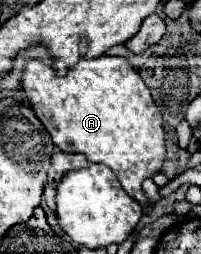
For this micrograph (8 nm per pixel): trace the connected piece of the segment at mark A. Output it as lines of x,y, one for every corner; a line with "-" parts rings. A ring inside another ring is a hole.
99,56
93,60
85,60
69,68
69,72
63,78
55,74
53,66
47,66
39,60
29,60
23,72
23,92
29,98
35,110
35,116
43,122
45,130
53,138
53,144
61,152
79,152
79,154
85,154
89,162
107,164
117,176
117,180
121,182
123,190
133,200
139,200
141,206
147,206
147,208
153,206
147,200
141,184
145,178
151,178
153,174
157,174
163,168
163,162
167,160
163,118
151,98
149,88
145,86
139,72
129,64
127,58

